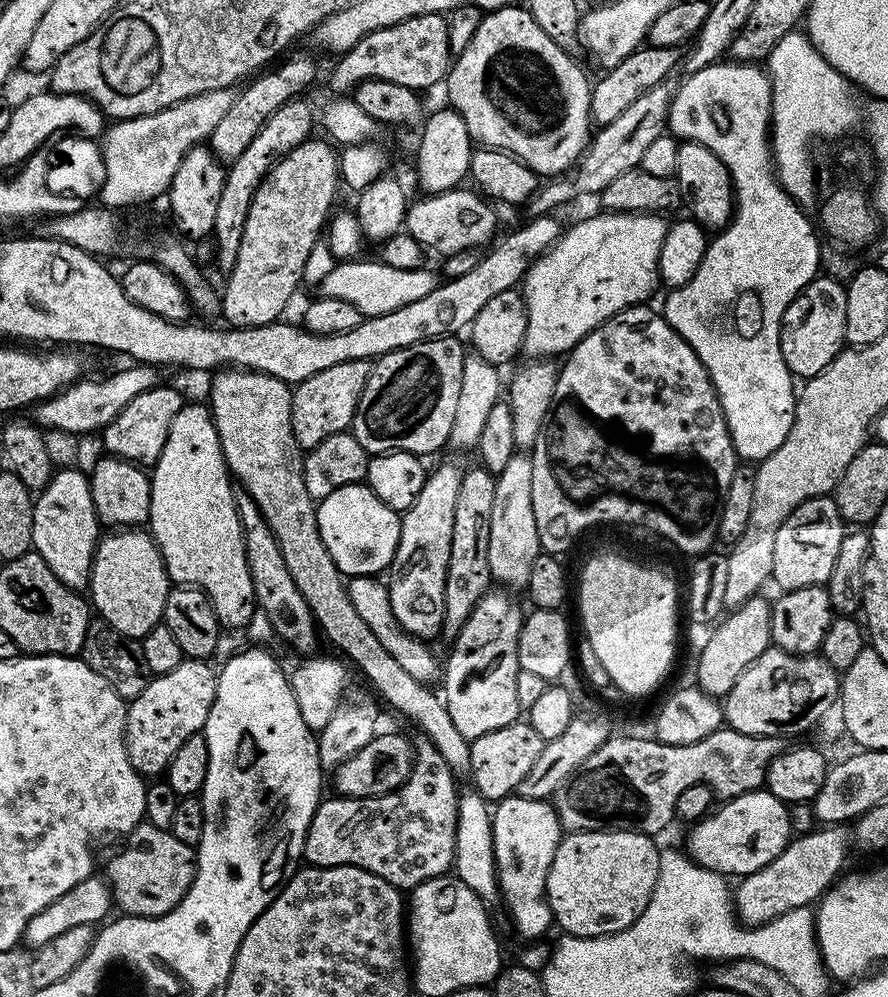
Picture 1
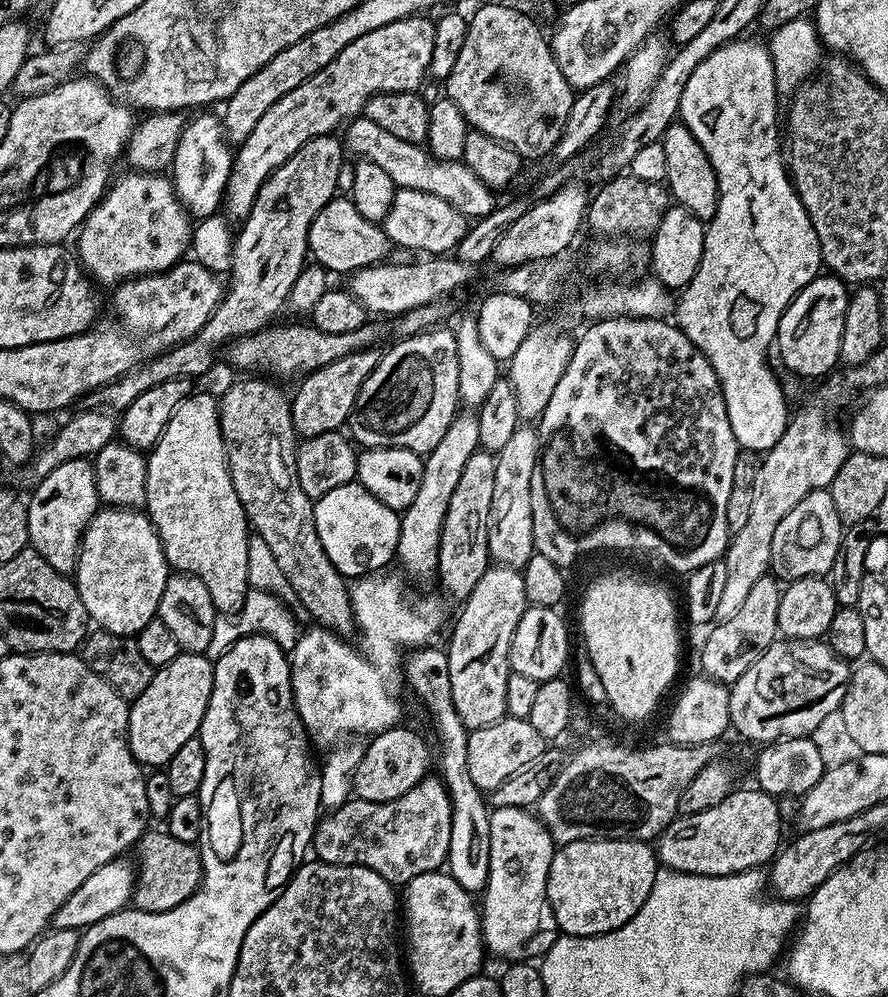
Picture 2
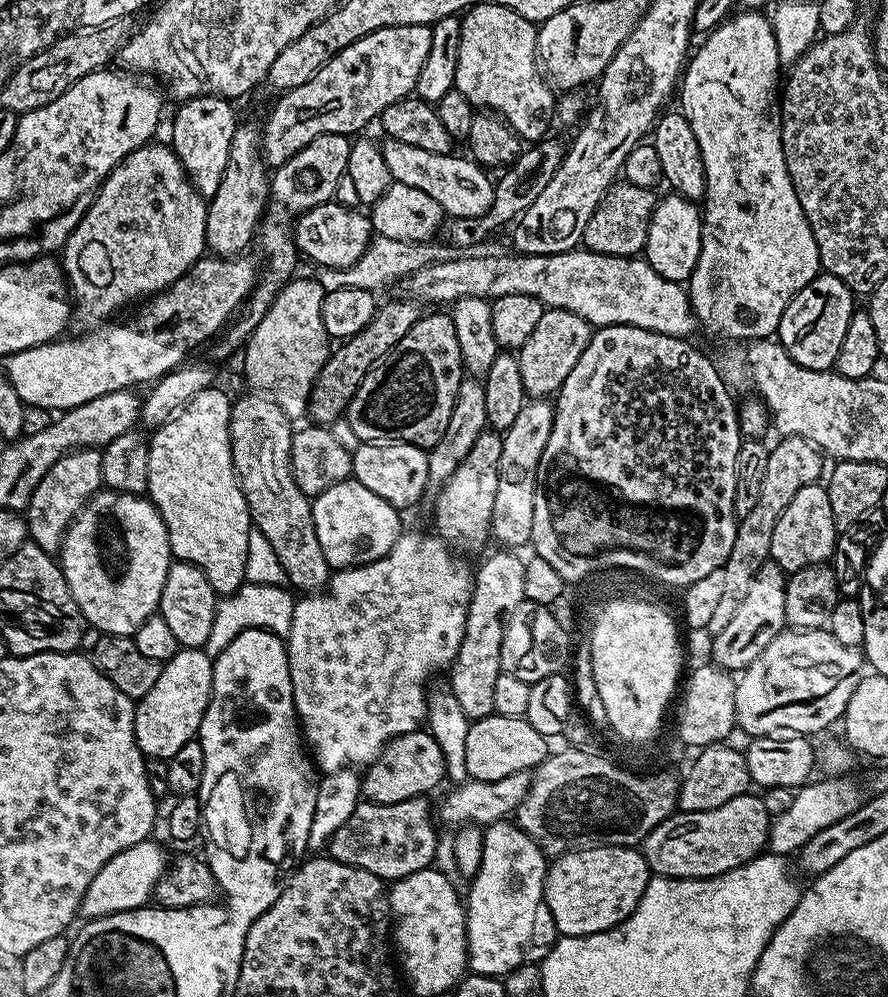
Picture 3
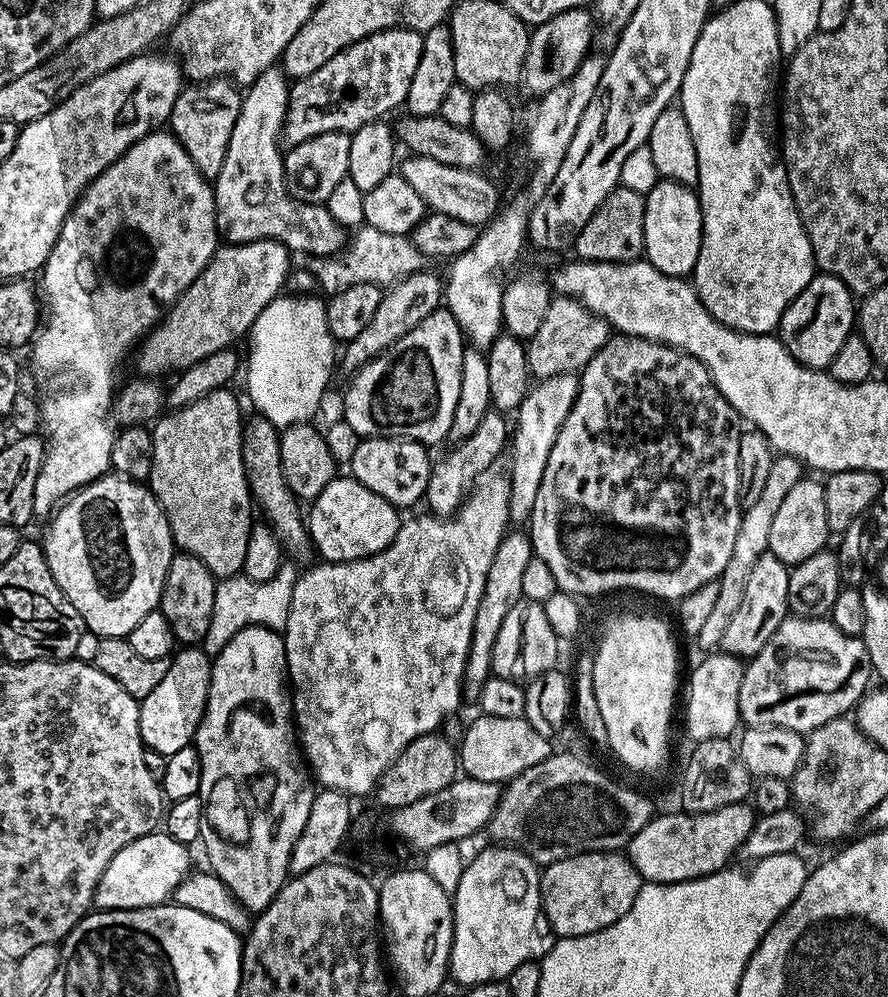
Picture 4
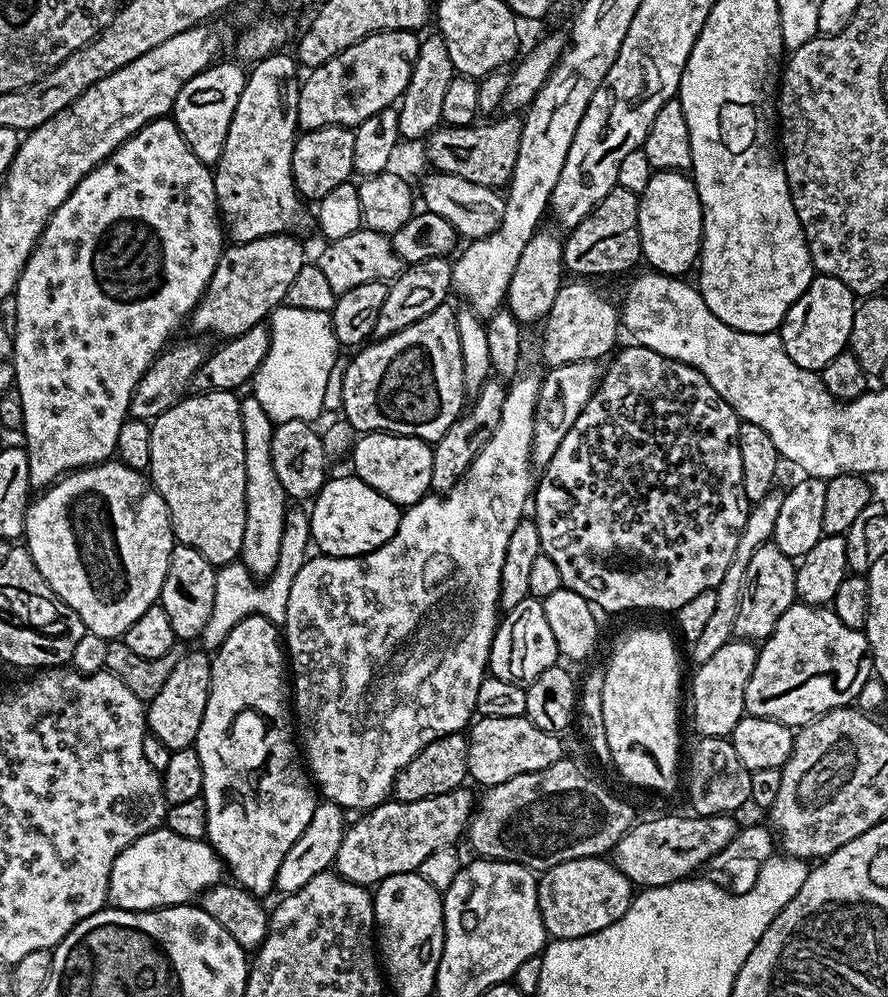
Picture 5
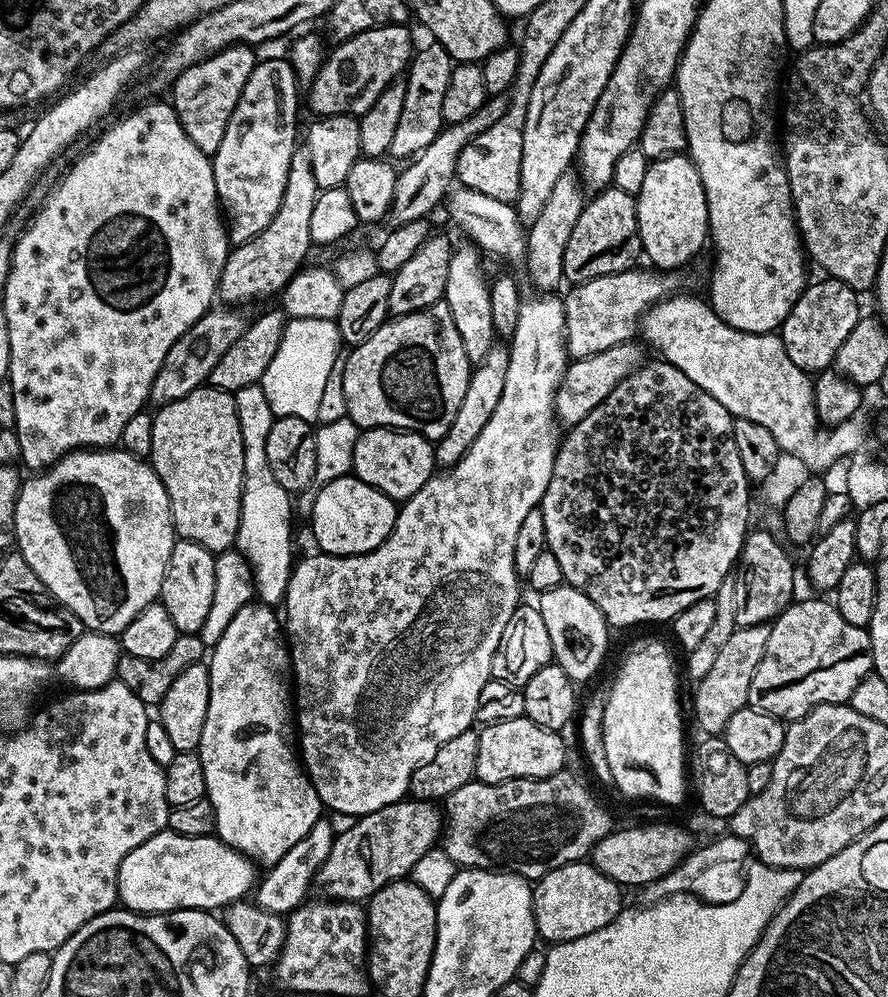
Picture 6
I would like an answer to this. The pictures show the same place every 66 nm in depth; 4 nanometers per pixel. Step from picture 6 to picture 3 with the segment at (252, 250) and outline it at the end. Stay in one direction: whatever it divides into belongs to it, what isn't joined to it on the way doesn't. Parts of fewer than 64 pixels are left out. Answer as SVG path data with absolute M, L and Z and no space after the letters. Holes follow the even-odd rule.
M208 254L194 262L194 266L182 278L172 283L171 288L156 293L139 305L140 313L129 318L125 324L108 322L105 328L80 336L77 340L61 338L49 344L34 346L30 350L15 352L3 357L2 375L14 386L18 398L29 408L46 408L53 414L77 408L102 394L117 392L123 388L132 390L135 384L151 385L185 363L184 360L195 348L203 349L235 317L245 300L252 295L258 283L258 268L245 258L217 258Z

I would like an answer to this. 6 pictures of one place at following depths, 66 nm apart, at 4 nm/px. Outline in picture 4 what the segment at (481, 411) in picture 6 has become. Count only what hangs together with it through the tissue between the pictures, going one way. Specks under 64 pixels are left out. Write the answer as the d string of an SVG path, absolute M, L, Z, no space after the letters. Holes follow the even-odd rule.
M489 410L478 422L474 434L470 434L465 440L455 445L453 452L448 452L439 461L433 463L432 473L428 479L428 491L426 504L429 504L431 515L441 518L451 518L456 515L460 505L468 498L469 492L476 486L476 481L481 479L489 471L488 468L500 456L500 451L505 451L510 440L510 424L503 415L495 410Z

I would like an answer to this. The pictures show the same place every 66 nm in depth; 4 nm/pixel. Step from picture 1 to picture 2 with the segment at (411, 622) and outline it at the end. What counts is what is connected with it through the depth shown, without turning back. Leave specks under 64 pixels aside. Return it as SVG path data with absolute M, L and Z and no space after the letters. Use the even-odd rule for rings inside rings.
M461 411L442 434L442 442L434 446L432 452L423 457L424 473L418 486L414 502L405 508L400 516L400 537L396 547L395 559L416 580L424 580L436 572L442 538L442 526L446 518L446 506L450 506L450 494L458 487L458 478L462 478L462 469L470 462L470 454L480 448L478 438L478 415L475 411Z

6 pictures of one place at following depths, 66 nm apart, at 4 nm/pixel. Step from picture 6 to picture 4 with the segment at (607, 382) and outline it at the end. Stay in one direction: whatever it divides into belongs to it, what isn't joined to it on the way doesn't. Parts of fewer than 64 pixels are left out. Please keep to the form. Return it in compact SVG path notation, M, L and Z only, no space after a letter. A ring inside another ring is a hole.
M563 372L557 376L543 377L529 387L523 402L514 413L517 428L515 424L514 439L510 444L512 472L507 473L510 486L508 518L513 525L523 525L520 523L523 520L525 523L531 517L534 498L538 498L538 486L542 486L542 473L546 471L546 458L550 458L550 450L554 450L560 427L566 422L579 389L580 381L573 373Z

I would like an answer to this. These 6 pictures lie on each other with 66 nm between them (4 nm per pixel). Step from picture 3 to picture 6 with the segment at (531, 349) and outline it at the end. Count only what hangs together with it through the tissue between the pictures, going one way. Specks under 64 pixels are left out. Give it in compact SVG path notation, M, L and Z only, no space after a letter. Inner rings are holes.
M639 267L629 268L627 272L619 272L618 274L606 274L602 278L590 278L581 284L571 285L567 290L568 293L563 293L562 299L564 302L564 343L568 349L568 355L572 358L579 358L581 356L589 356L590 354L598 354L602 350L610 350L610 346L618 346L619 344L629 343L633 339L632 335L637 335L638 325L645 312L648 311L652 305L658 303L659 300L664 300L666 297L673 295L677 291L676 288L680 284L680 280L675 271L672 270L651 270L652 272L640 272Z

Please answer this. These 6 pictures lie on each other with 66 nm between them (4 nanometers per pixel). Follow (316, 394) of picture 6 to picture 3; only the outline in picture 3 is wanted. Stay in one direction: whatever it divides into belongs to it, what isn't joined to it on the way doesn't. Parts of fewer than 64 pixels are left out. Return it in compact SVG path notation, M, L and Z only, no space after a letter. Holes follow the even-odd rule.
M293 278L280 289L280 293L274 298L274 302L270 306L270 310L266 312L266 318L262 318L262 322L258 322L258 326L253 330L251 336L246 341L246 347L243 349L242 357L244 356L244 376L253 384L257 393L265 396L272 397L272 401L276 403L280 409L282 409L289 420L296 422L299 421L299 416L303 417L308 410L308 395L312 392L312 383L318 378L318 374L322 370L322 366L328 361L330 355L330 337L328 332L322 326L322 302L324 301L324 288L319 284L315 278L309 278L309 280L299 280L299 278Z

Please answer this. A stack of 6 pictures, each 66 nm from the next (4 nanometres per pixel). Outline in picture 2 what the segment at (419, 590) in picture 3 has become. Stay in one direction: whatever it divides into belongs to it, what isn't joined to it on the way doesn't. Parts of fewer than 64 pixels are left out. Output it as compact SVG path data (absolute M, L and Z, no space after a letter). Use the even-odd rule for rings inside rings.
M373 574L361 576L351 585L352 614L357 625L364 627L364 636L374 651L383 648L404 648L411 650L431 645L436 631L444 624L444 608L430 596L411 604L404 597L404 584L396 576ZM312 626L309 632L299 633L296 649L290 653L292 665L292 697L296 703L296 713L304 724L308 739L321 750L332 748L341 738L347 737L347 732L368 732L375 734L388 728L395 728L401 723L400 700L392 693L388 685L388 672L379 668L372 660L367 660L356 648L347 644L347 639L337 633L329 632L327 628Z

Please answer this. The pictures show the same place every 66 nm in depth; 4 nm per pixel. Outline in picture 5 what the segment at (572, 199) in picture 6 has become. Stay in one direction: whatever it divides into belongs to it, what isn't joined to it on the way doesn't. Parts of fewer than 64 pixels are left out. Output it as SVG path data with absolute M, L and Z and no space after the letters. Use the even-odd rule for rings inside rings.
M547 226L537 230L530 238L530 242L526 242L526 250L522 250L518 266L514 266L514 278L510 278L506 306L522 326L536 323L539 325L547 317L550 306L554 306L554 298L558 298L558 290L565 279L564 240L559 236L561 233L556 232L551 232Z

